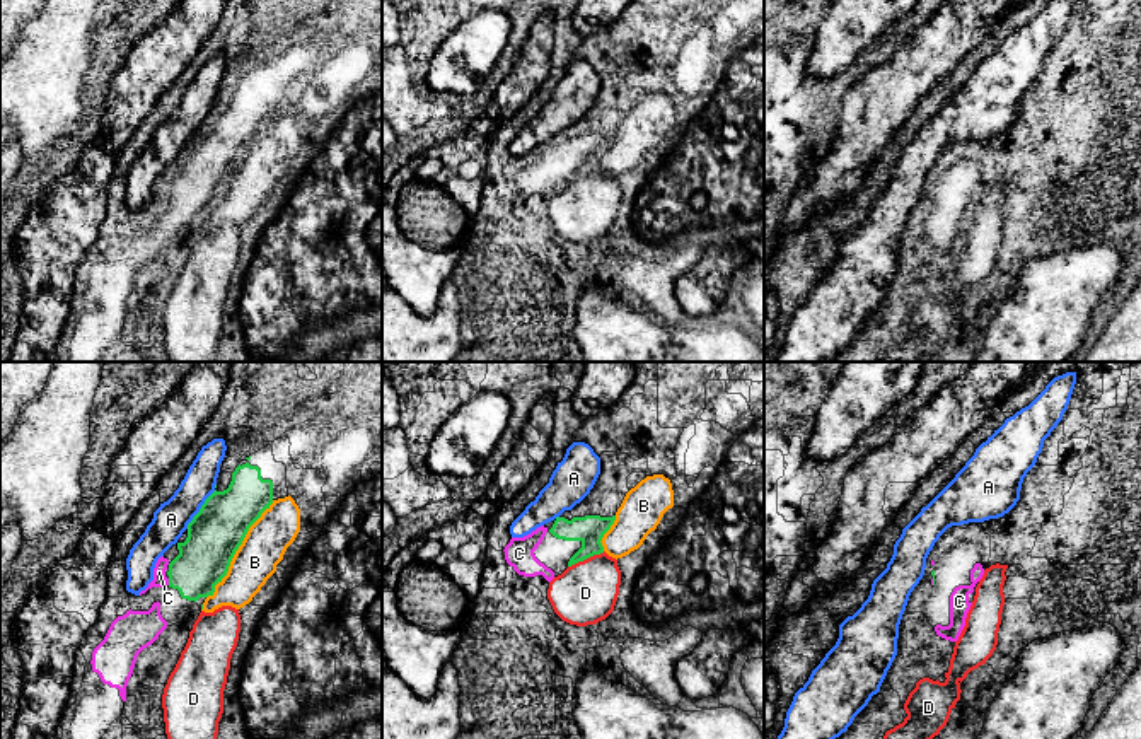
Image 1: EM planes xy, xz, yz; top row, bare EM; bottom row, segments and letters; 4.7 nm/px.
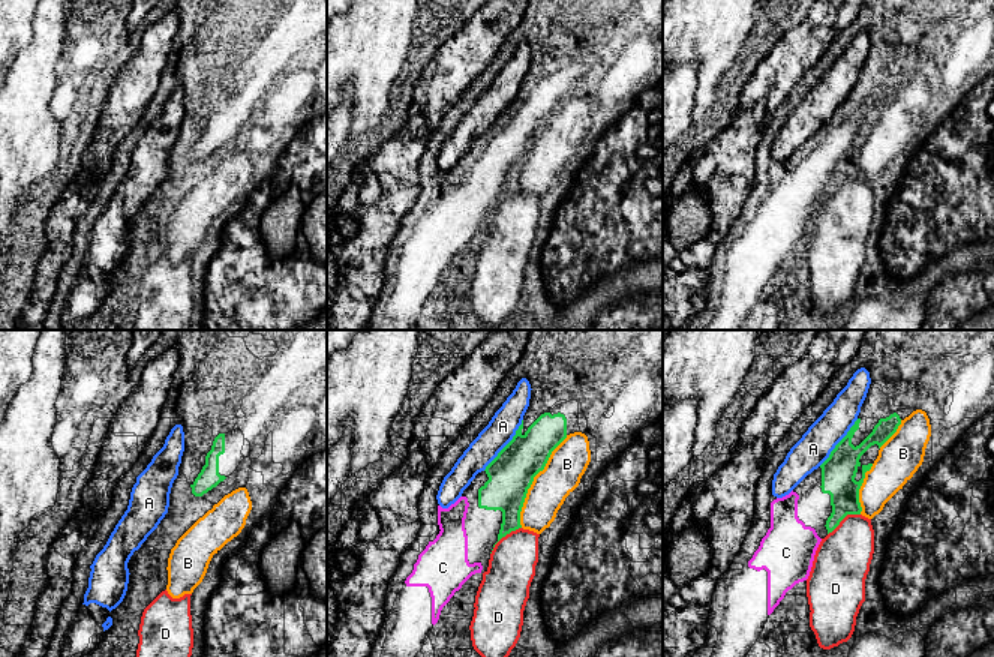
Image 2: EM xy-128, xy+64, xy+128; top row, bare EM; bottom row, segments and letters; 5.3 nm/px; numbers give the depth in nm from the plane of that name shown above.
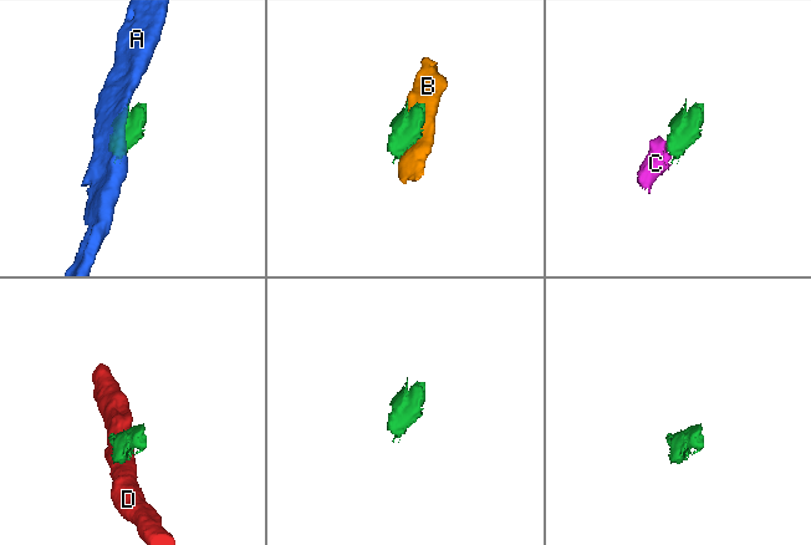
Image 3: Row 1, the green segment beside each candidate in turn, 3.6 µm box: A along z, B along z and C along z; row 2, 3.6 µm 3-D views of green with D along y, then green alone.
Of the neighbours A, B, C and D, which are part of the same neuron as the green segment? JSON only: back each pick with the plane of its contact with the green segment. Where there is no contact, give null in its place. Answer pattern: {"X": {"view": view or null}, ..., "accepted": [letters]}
{"C": {"view": "xy"}, "accepted": ["C"]}

